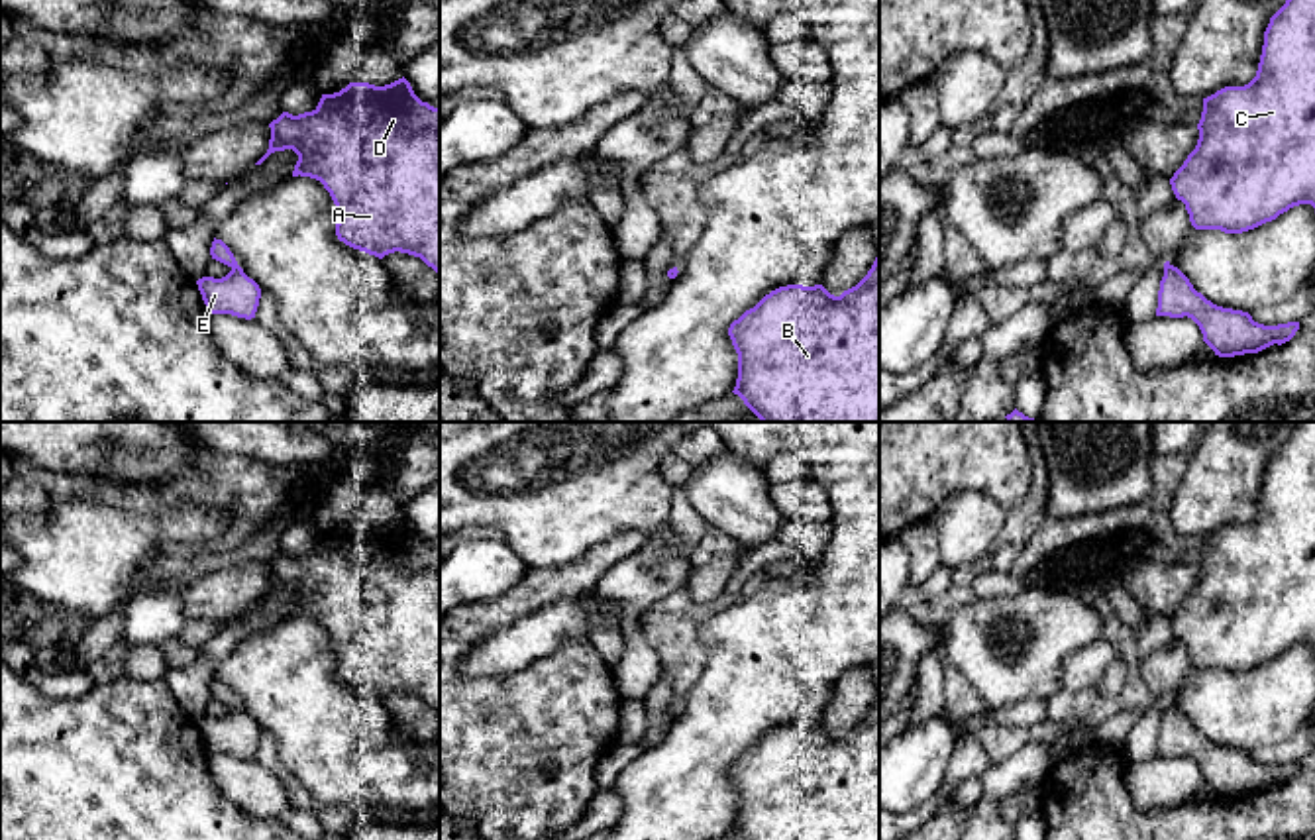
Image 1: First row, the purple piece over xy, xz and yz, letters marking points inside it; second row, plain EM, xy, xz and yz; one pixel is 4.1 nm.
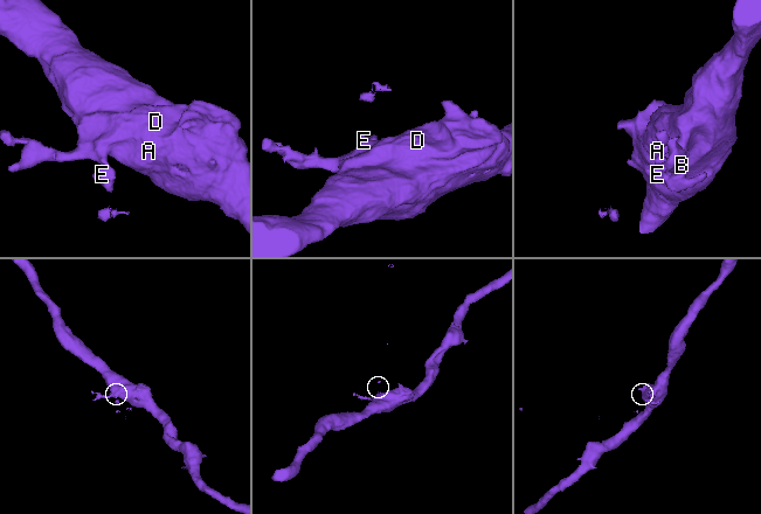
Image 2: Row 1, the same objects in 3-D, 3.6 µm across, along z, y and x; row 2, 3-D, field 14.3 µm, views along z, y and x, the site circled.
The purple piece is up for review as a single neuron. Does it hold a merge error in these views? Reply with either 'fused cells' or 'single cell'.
fused cells

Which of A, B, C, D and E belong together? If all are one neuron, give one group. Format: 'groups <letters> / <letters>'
groups A B C D / E

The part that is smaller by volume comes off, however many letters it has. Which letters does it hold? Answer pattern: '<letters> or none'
E

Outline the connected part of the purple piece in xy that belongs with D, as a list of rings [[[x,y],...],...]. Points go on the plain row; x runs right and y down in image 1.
[[[404,516],[385,526],[349,522],[340,532],[322,534],[312,551],[283,551],[269,567],[269,589],[255,604],[275,591],[292,589],[298,595],[292,616],[316,618],[330,632],[340,681],[379,699],[394,691],[408,693],[440,714],[440,548],[422,542]]]

